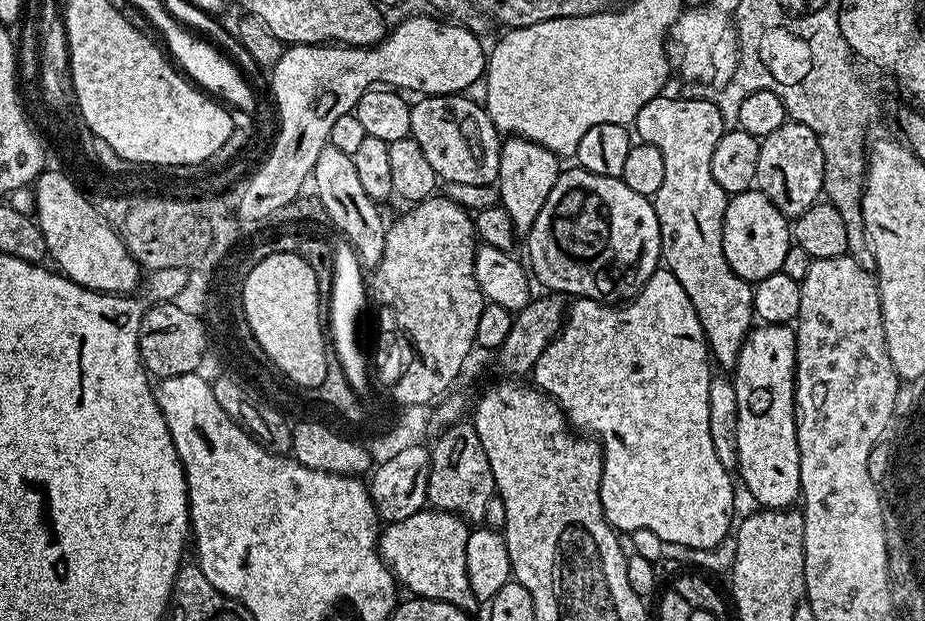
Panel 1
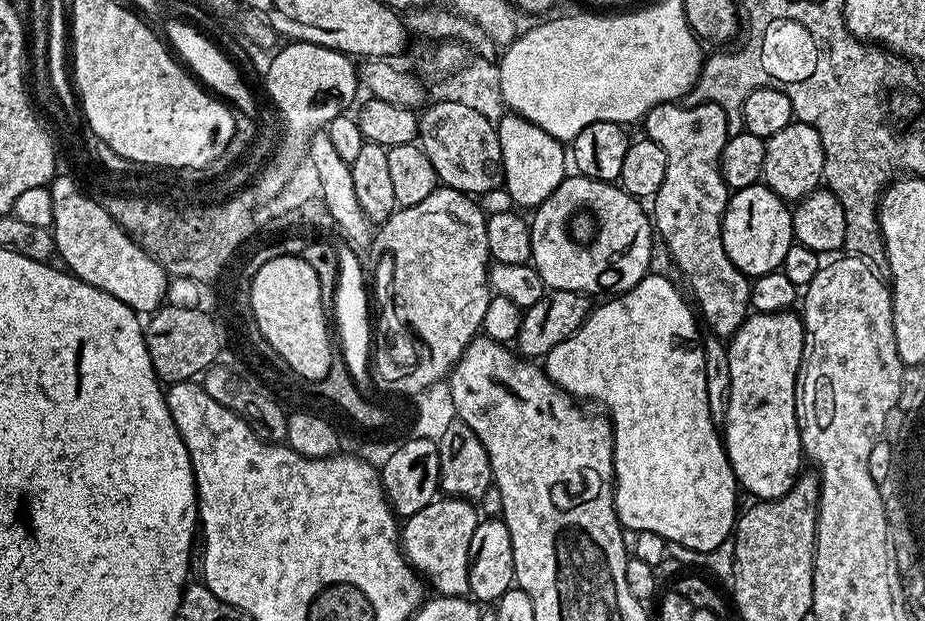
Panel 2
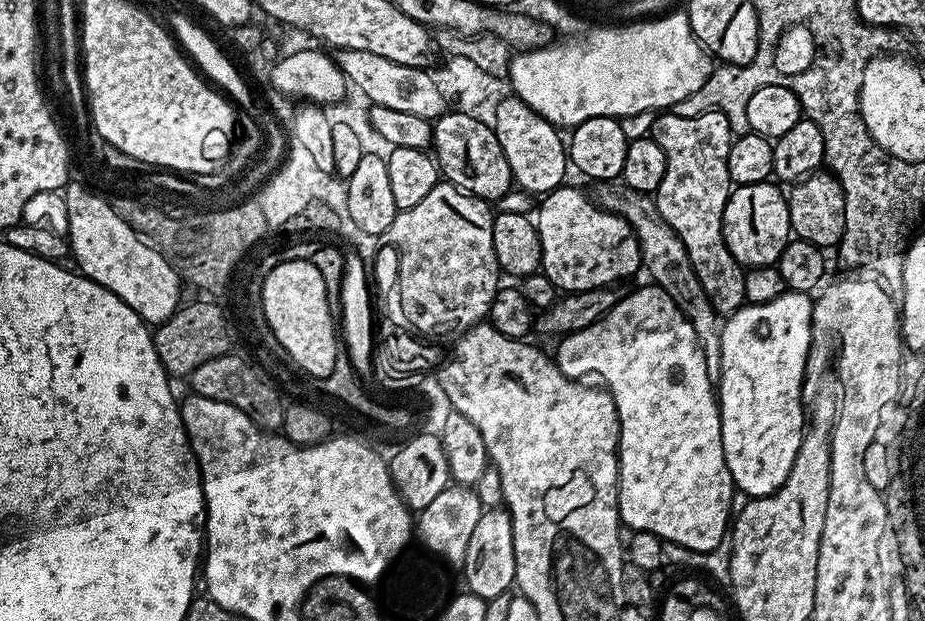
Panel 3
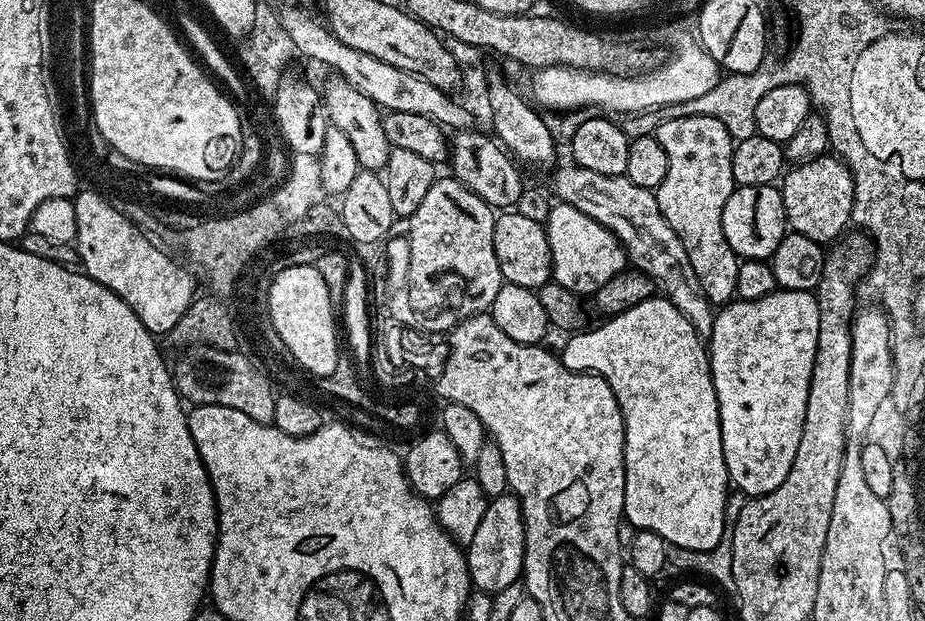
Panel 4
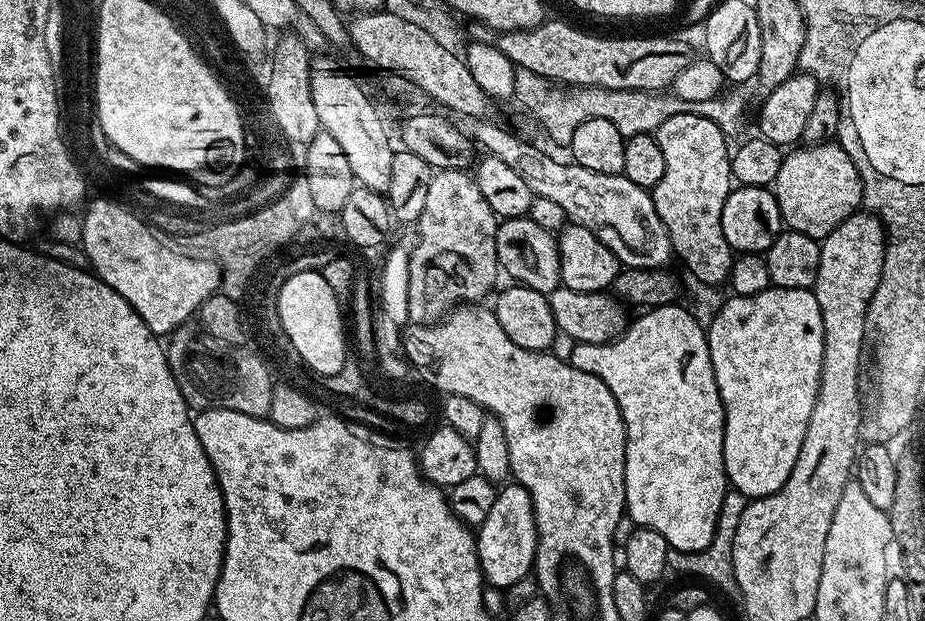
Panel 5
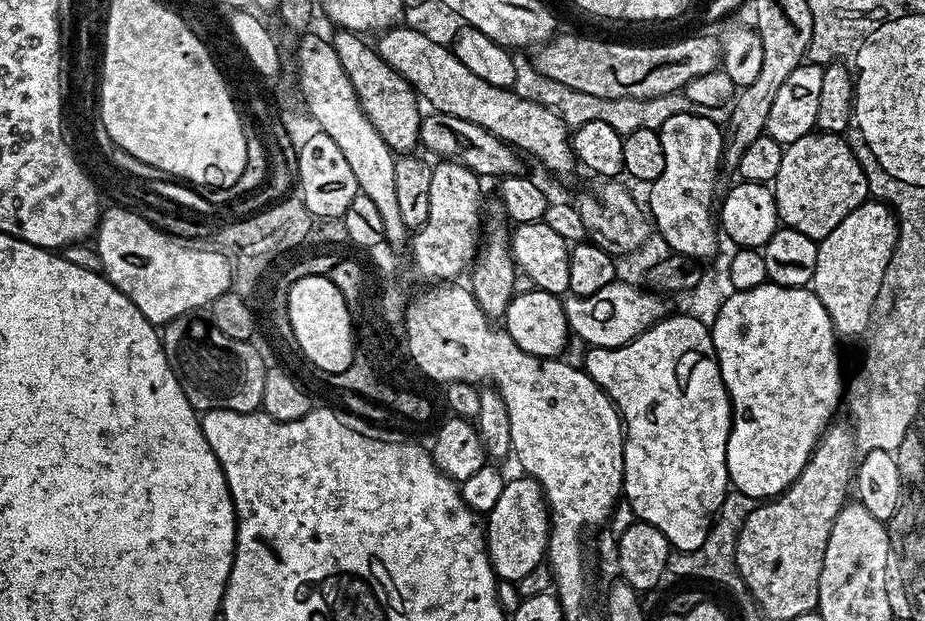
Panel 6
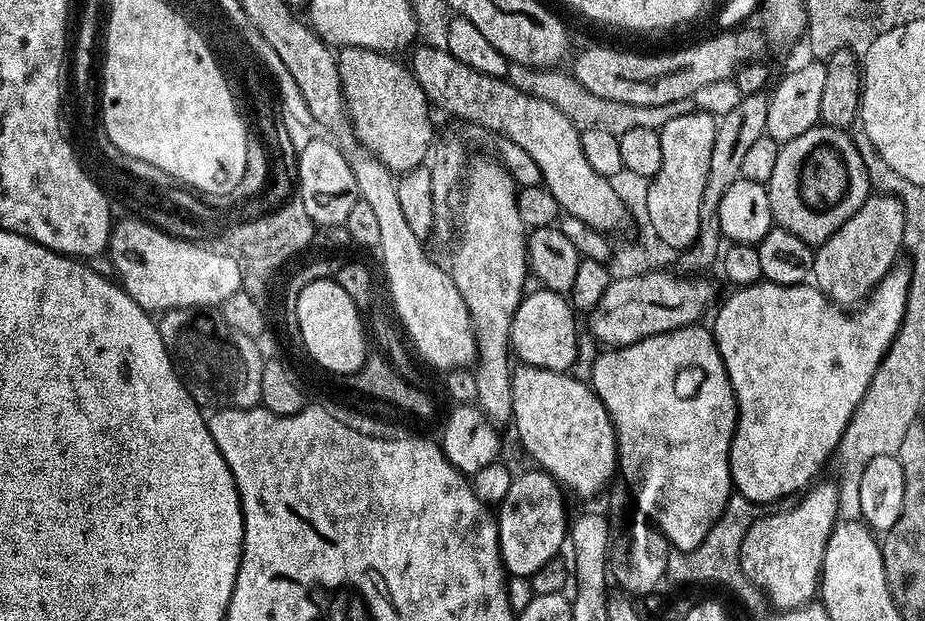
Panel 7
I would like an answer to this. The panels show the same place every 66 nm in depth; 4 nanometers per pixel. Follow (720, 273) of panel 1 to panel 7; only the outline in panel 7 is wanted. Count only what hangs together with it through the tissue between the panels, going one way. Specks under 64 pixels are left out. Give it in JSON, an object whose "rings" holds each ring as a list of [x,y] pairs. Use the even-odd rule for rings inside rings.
{"rings":[[[695,110],[671,119],[659,130],[662,166],[658,174],[647,181],[648,193],[644,196],[643,211],[662,241],[679,250],[689,248],[698,238],[702,192],[709,173],[717,121],[715,115]]]}

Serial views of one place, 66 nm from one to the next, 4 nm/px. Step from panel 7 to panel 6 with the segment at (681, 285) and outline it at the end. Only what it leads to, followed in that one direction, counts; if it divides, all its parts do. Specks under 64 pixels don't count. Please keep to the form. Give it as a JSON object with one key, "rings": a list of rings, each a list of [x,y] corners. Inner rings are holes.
{"rings":[[[619,282],[602,286],[602,290],[589,296],[568,294],[563,297],[569,333],[582,338],[594,348],[617,348],[629,344],[634,338],[638,338],[638,334],[642,334],[659,320],[665,320],[670,314],[670,308],[664,300],[667,299],[661,293],[647,287]]]}

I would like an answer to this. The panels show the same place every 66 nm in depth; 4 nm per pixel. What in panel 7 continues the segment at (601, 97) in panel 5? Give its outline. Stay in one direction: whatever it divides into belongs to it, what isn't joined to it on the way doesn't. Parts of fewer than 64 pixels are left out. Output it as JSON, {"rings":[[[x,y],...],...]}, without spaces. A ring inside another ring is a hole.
{"rings":[[[509,63],[507,79],[518,90],[530,94],[534,98],[542,98],[542,102],[550,102],[558,106],[570,122],[574,122],[577,128],[605,128],[614,133],[622,133],[626,130],[634,130],[635,126],[647,129],[661,130],[673,118],[680,118],[683,114],[690,114],[696,110],[695,99],[679,99],[663,106],[630,106],[630,102],[610,102],[610,98],[598,98],[598,94],[590,94],[567,71],[556,68],[531,68],[525,64]]]}

